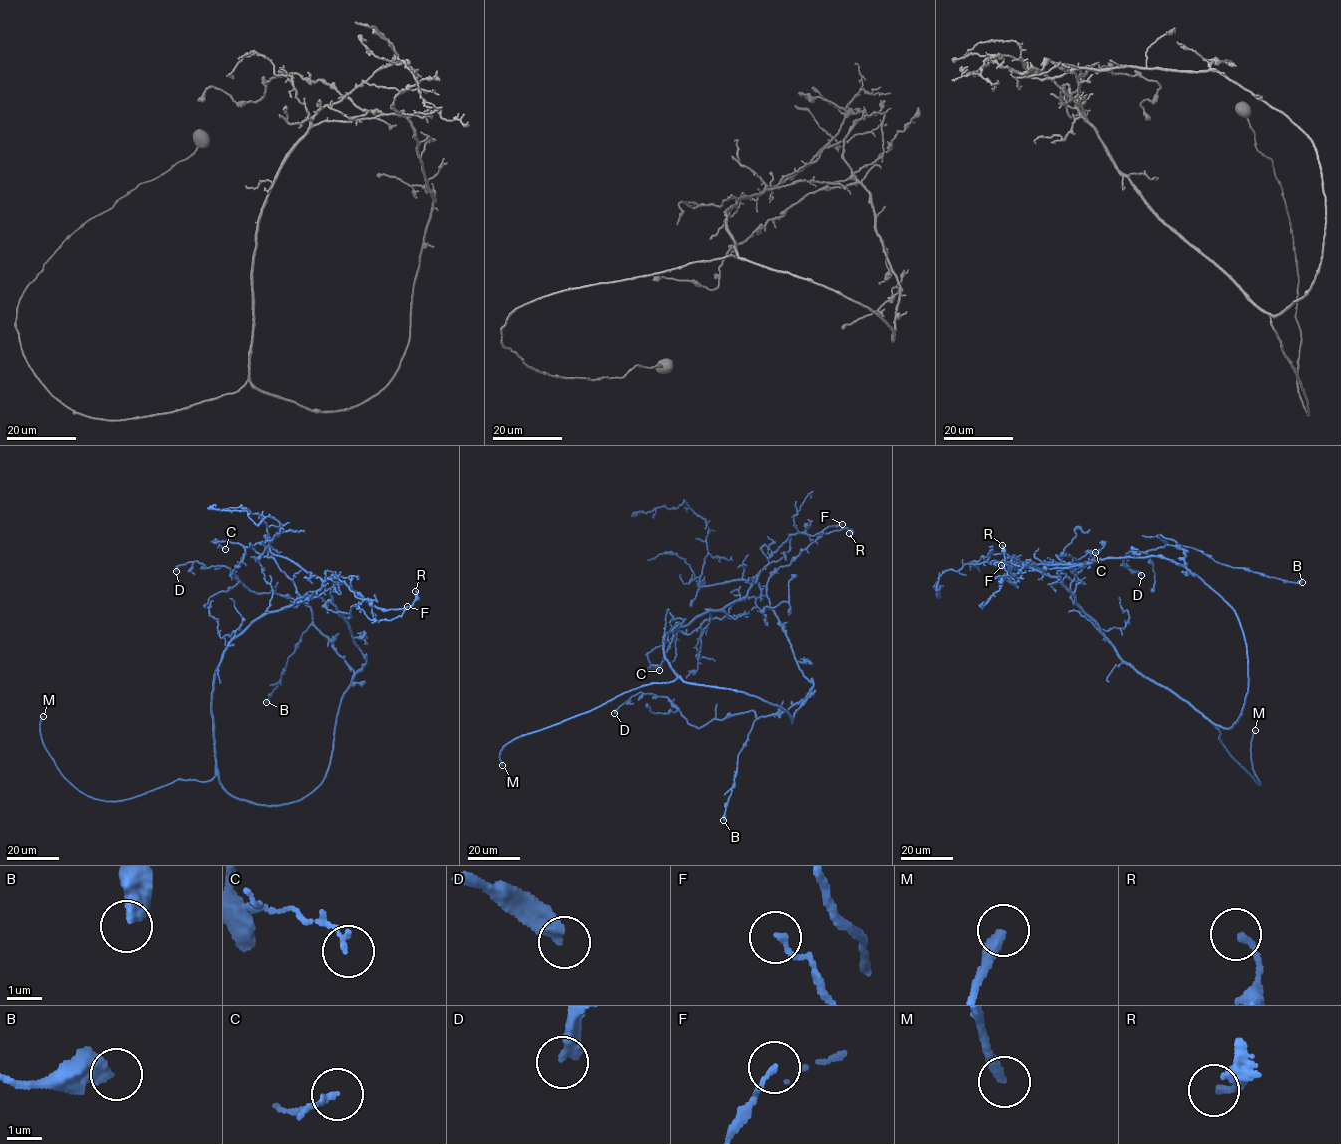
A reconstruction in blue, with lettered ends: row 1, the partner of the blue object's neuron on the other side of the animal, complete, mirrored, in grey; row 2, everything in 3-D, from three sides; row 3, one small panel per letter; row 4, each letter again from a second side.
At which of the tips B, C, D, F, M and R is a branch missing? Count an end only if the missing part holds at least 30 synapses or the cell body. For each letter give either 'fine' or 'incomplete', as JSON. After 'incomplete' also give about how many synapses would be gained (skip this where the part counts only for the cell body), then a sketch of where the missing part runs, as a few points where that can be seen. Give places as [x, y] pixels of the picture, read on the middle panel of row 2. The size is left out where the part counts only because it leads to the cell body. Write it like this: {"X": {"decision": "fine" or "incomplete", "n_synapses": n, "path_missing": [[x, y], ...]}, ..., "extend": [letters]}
{"B": {"decision": "fine"}, "C": {"decision": "fine"}, "D": {"decision": "fine"}, "F": {"decision": "fine"}, "M": {"decision": "incomplete", "path_missing": [[502, 765], [505, 774], [535, 800], [575, 810], [590, 810], [608, 818]]}, "R": {"decision": "fine"}, "extend": ["M"]}

